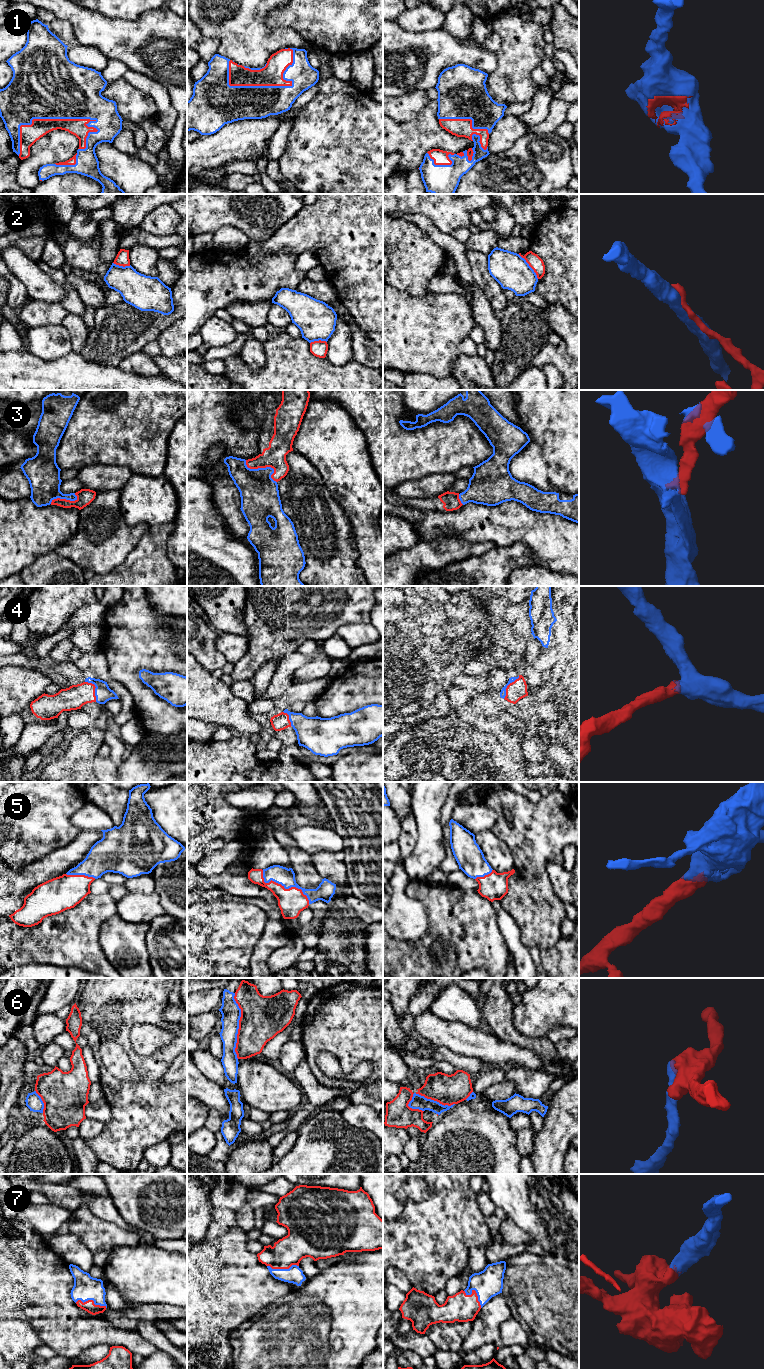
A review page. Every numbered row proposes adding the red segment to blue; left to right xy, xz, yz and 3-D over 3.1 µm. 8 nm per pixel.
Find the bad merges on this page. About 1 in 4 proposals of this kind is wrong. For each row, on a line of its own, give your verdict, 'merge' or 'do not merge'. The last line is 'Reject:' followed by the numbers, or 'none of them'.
1: merge
2: do not merge
3: merge
4: merge
5: merge
6: do not merge
7: merge
Reject: 2, 6

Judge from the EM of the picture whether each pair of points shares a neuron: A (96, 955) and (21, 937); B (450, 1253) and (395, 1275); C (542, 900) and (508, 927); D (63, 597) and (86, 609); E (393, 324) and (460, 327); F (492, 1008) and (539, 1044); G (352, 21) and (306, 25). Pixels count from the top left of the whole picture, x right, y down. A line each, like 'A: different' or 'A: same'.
A: same
B: different
C: different
D: different
E: same
F: same
G: same

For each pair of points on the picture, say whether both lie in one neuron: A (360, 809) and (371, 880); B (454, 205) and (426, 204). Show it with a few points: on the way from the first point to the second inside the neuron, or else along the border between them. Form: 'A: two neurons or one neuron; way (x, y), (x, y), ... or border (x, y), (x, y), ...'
A: one neuron; way (362, 827), (371, 841), (371, 862)
B: one neuron; way (447, 208), (433, 207)

